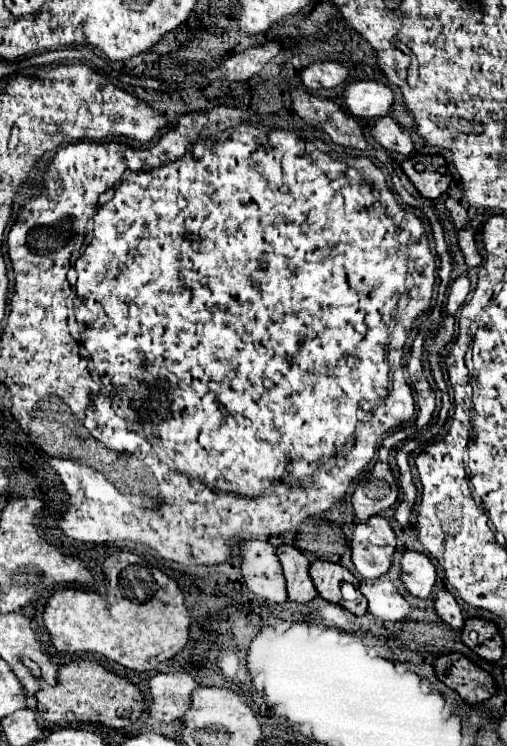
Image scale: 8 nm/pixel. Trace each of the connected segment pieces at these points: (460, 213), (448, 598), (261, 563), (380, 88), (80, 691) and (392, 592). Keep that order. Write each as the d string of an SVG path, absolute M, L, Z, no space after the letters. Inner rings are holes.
M448 197L448 199L446 199L446 207L448 207L448 211L452 213L452 221L454 221L454 225L456 225L460 231L462 231L462 229L466 229L466 227L468 227L468 223L470 223L466 207L464 207L460 201L452 199L452 197Z
M440 591L440 593L436 595L434 607L436 607L438 615L442 617L442 621L446 621L448 625L452 625L452 627L456 627L456 629L462 629L462 627L464 627L466 617L464 617L464 613L460 611L460 605L458 605L458 601L454 599L454 595L452 595L450 591Z
M248 539L244 541L242 573L248 589L262 599L284 603L288 601L286 579L276 557L276 549L268 541Z
M354 81L344 91L344 103L354 117L384 117L394 105L394 91L380 81Z
M88 659L62 665L58 671L58 685L56 687L42 685L42 689L36 693L36 699L38 699L40 721L48 721L56 725L88 721L88 723L114 727L114 729L128 727L142 713L146 713L146 707L150 705L144 693L126 677L120 677Z
M362 581L360 591L368 599L368 611L382 621L402 621L414 611L390 581Z

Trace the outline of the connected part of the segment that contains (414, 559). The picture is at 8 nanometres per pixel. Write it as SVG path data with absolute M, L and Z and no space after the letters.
M406 551L400 563L402 563L402 581L406 589L420 599L428 599L438 579L432 559L418 551Z

